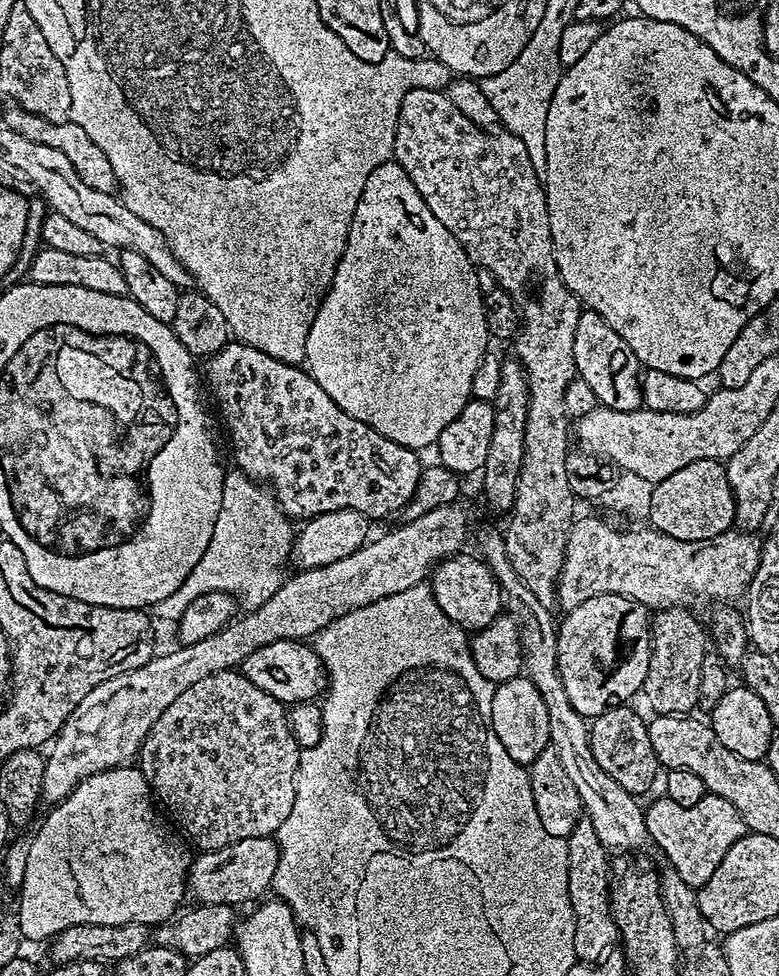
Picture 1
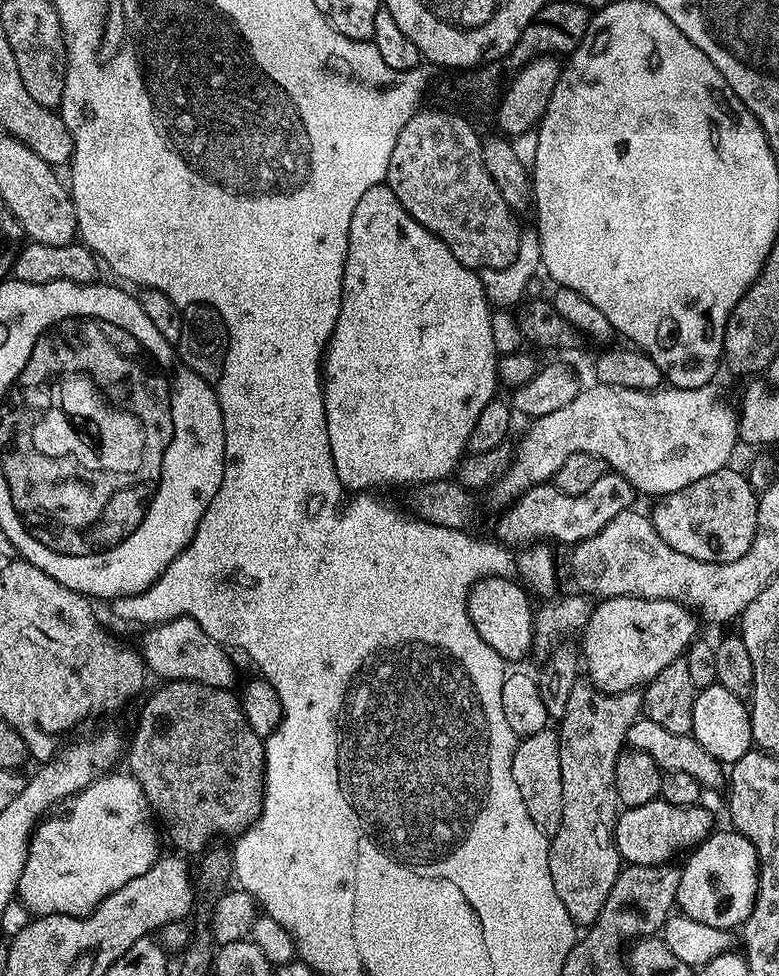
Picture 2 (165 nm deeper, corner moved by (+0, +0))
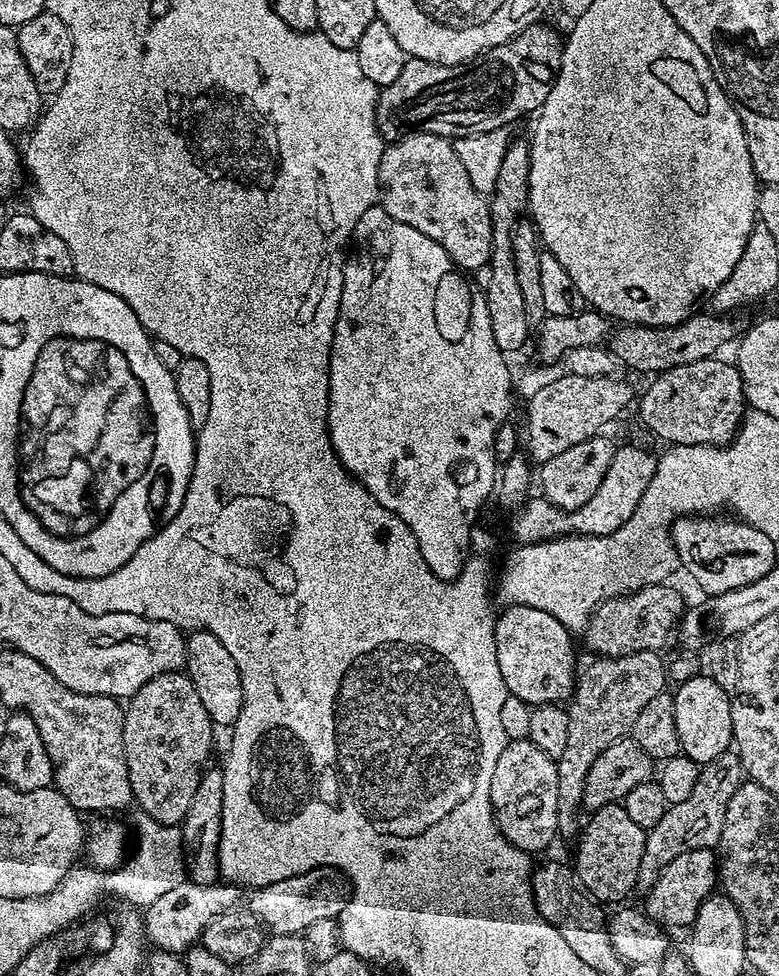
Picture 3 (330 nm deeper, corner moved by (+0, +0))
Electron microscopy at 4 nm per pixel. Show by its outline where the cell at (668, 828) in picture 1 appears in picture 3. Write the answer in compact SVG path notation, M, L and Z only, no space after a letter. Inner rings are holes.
M623 803L607 804L591 813L588 825L579 833L580 845L576 848L576 879L585 892L597 901L604 902L608 892L612 896L624 896L636 888L638 866L642 862L646 829L638 826L626 814Z

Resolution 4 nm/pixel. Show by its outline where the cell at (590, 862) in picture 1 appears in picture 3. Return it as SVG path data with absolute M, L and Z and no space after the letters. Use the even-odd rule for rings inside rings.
M635 652L634 654L626 654L624 657L608 657L599 656L592 658L588 665L581 667L577 671L574 681L574 687L570 697L570 703L567 705L568 717L570 718L570 731L566 741L565 748L562 749L562 754L555 760L556 769L558 770L558 802L560 803L560 827L558 829L559 835L575 837L578 832L578 824L576 828L576 807L581 807L584 799L584 787L586 786L586 774L590 774L590 766L594 766L594 758L598 758L598 754L602 754L602 750L606 750L606 746L610 746L614 741L627 737L631 733L634 726L634 718L638 718L638 713L646 706L646 702L650 702L650 698L654 698L654 694L665 691L666 688L666 664L662 659L660 652Z

